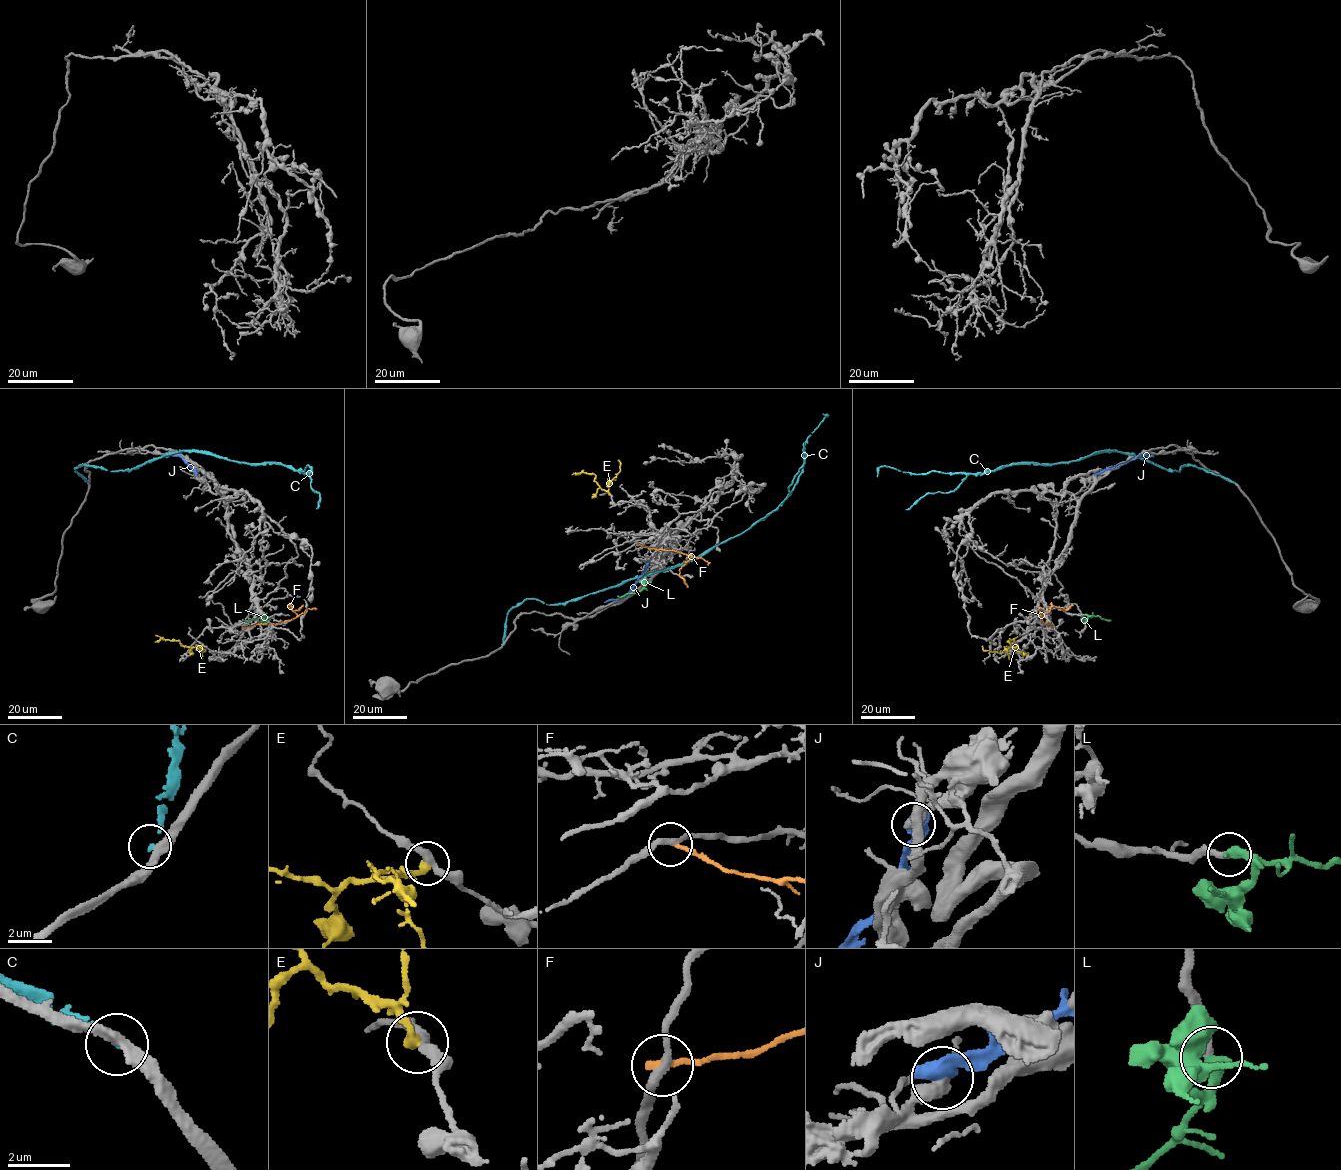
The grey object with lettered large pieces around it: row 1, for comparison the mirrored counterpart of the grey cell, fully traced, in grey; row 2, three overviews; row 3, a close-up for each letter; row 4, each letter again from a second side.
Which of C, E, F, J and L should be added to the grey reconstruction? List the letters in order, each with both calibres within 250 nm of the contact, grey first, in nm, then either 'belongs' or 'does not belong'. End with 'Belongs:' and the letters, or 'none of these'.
C: calibres 360 and 140 nm; does not belong
E: calibres 340 and 340 nm; does not belong
F: calibres 240 and 220 nm; does not belong
J: calibres 480 and 700 nm; does not belong
L: calibres 320 and 400 nm; belongs
Belongs: L

